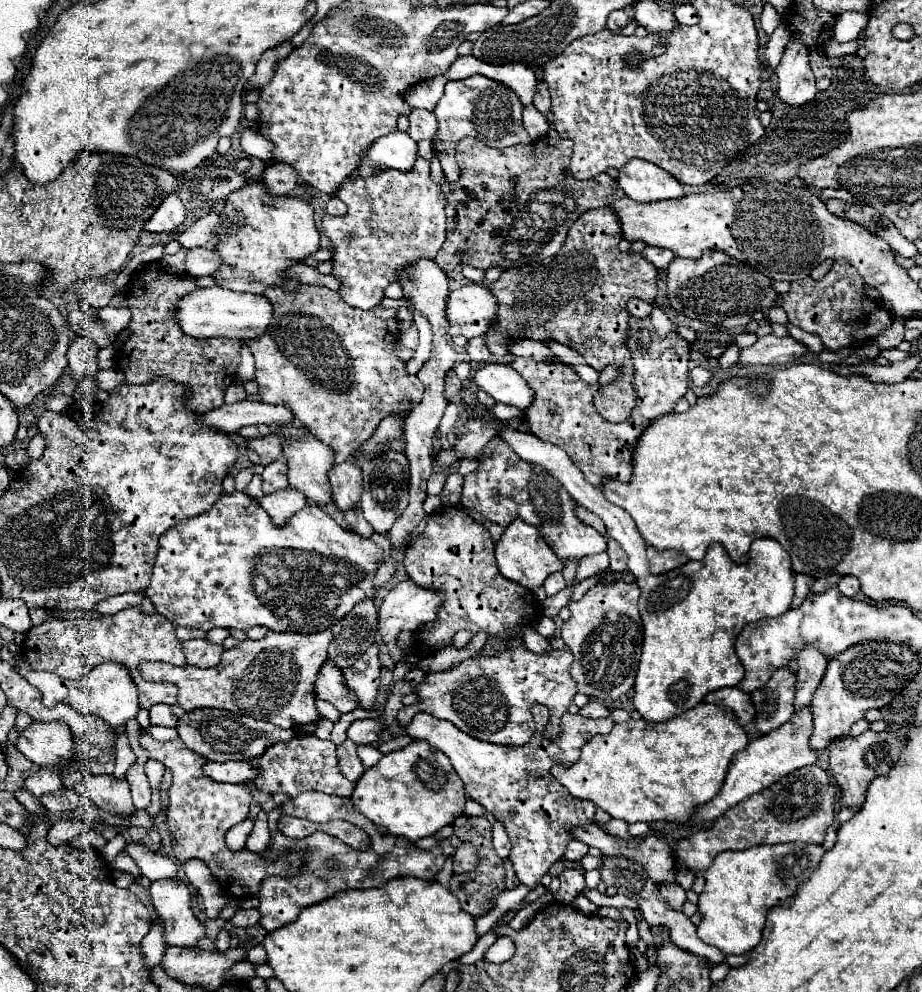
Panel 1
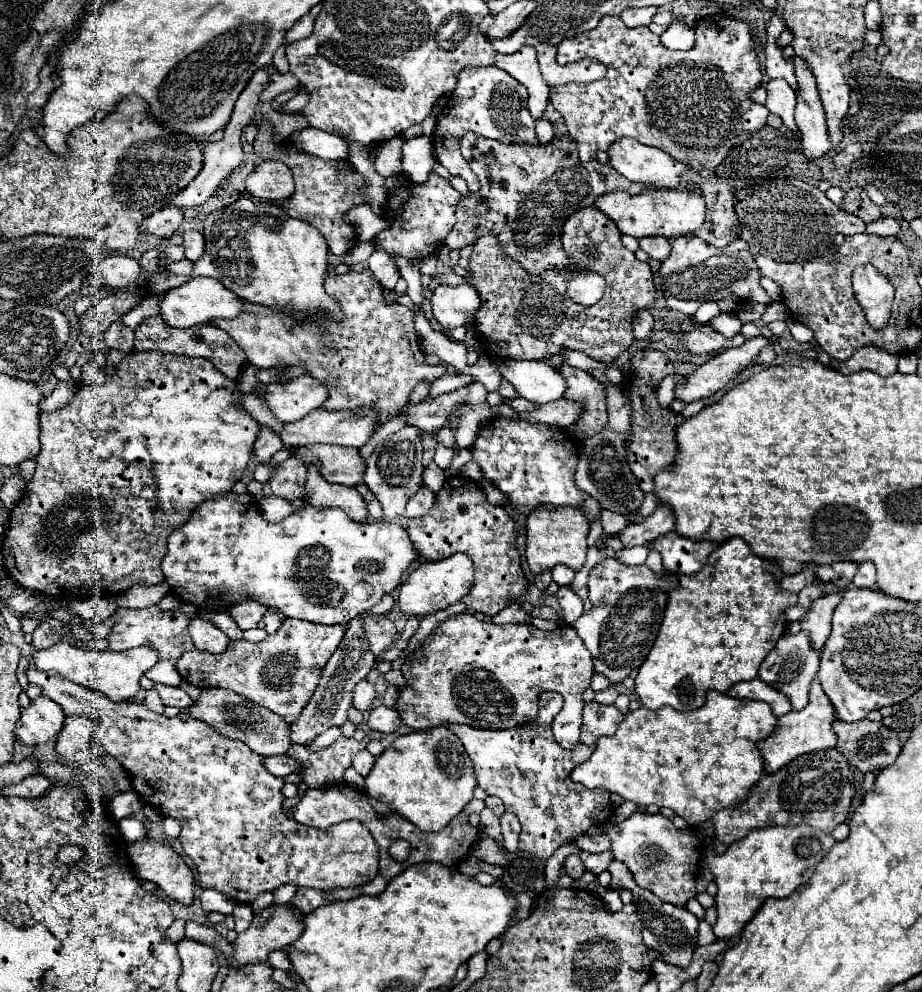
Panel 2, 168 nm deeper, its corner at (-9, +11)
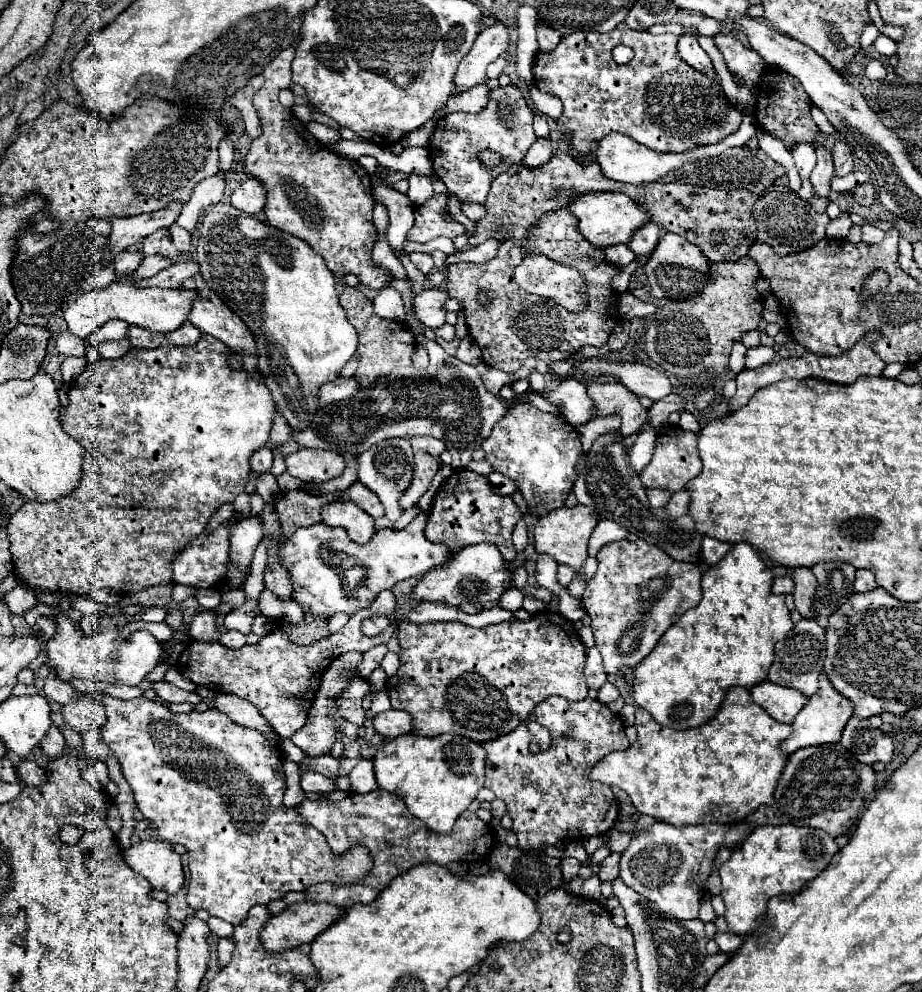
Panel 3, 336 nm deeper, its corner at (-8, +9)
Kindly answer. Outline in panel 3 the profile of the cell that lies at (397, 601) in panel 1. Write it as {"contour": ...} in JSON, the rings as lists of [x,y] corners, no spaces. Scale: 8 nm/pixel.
{"contour":[[[481,543],[457,551],[455,555],[451,555],[451,559],[447,559],[447,563],[427,571],[423,579],[413,587],[411,597],[415,601],[445,601],[449,605],[461,605],[465,601],[495,603],[505,593],[509,579],[511,573],[507,571],[507,563],[499,555],[497,547],[491,547],[489,543]]]}

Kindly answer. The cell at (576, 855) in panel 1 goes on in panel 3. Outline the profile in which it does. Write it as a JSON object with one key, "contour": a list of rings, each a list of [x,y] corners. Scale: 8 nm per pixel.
{"contour":[[[611,829],[611,837],[607,839],[607,847],[609,847],[609,851],[623,853],[629,841],[631,841],[631,833],[621,833],[617,829]]]}

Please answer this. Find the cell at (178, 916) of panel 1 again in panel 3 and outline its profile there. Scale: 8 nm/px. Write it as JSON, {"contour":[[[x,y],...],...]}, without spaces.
{"contour":[[[141,841],[125,849],[123,857],[127,865],[157,891],[175,895],[185,883],[181,857],[167,841]]]}

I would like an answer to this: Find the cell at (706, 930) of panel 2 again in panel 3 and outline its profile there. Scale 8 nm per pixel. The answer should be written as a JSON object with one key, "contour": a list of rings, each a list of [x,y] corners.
{"contour":[[[717,933],[717,935],[715,935],[715,941],[717,941],[717,945],[719,945],[719,951],[723,951],[723,953],[733,953],[735,949],[741,947],[743,937],[731,935],[731,933]]]}

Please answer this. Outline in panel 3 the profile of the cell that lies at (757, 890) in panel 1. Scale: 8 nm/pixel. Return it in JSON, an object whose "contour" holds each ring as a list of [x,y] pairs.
{"contour":[[[763,825],[757,827],[737,851],[733,851],[731,859],[721,865],[719,875],[723,883],[723,903],[725,903],[725,919],[727,927],[735,935],[749,935],[759,925],[759,917],[765,913],[765,905],[771,897],[783,893],[801,891],[803,885],[819,875],[831,861],[831,857],[839,851],[833,837],[829,837],[821,829],[813,827],[797,827],[797,825]]]}

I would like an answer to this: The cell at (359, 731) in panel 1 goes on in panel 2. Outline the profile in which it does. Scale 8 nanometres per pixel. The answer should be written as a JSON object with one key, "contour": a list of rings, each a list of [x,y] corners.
{"contour":[[[376,707],[368,715],[368,727],[382,733],[394,733],[400,727],[400,715],[394,707]]]}

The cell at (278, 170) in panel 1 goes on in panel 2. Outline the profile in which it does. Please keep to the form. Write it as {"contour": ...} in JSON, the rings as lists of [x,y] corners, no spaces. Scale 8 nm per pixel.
{"contour":[[[264,161],[246,177],[244,191],[254,199],[264,201],[280,201],[290,197],[294,193],[292,171],[280,161]]]}

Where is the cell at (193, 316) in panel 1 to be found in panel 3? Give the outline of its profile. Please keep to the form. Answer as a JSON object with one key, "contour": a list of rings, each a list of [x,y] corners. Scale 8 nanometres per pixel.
{"contour":[[[115,281],[103,289],[93,289],[75,299],[75,303],[65,311],[63,319],[69,325],[69,331],[81,339],[87,339],[97,327],[101,327],[109,319],[123,319],[129,325],[139,325],[145,327],[151,333],[169,333],[181,327],[189,313],[191,307],[199,299],[199,291],[191,289],[135,289],[133,283],[125,281]]]}

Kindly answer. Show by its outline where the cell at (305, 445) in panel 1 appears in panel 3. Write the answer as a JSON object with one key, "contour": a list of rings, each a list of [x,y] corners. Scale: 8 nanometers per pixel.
{"contour":[[[335,499],[321,509],[321,517],[331,527],[345,527],[355,543],[367,543],[375,533],[373,519],[351,499]]]}

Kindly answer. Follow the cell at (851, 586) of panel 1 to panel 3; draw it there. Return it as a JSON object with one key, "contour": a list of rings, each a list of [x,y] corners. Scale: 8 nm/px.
{"contour":[[[857,569],[857,575],[855,575],[855,591],[857,593],[865,593],[865,591],[871,591],[875,587],[877,587],[875,575],[869,569]]]}

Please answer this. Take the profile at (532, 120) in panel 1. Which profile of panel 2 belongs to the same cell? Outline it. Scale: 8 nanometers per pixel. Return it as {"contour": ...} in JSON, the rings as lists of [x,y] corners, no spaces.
{"contour":[[[538,119],[536,121],[536,135],[538,135],[538,145],[546,145],[554,139],[554,129],[552,123],[546,119]]]}

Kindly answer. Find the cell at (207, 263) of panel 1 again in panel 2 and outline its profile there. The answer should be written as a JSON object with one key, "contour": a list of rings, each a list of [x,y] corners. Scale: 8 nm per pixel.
{"contour":[[[186,231],[184,233],[184,249],[186,249],[186,259],[196,261],[204,253],[204,235],[198,231]]]}

